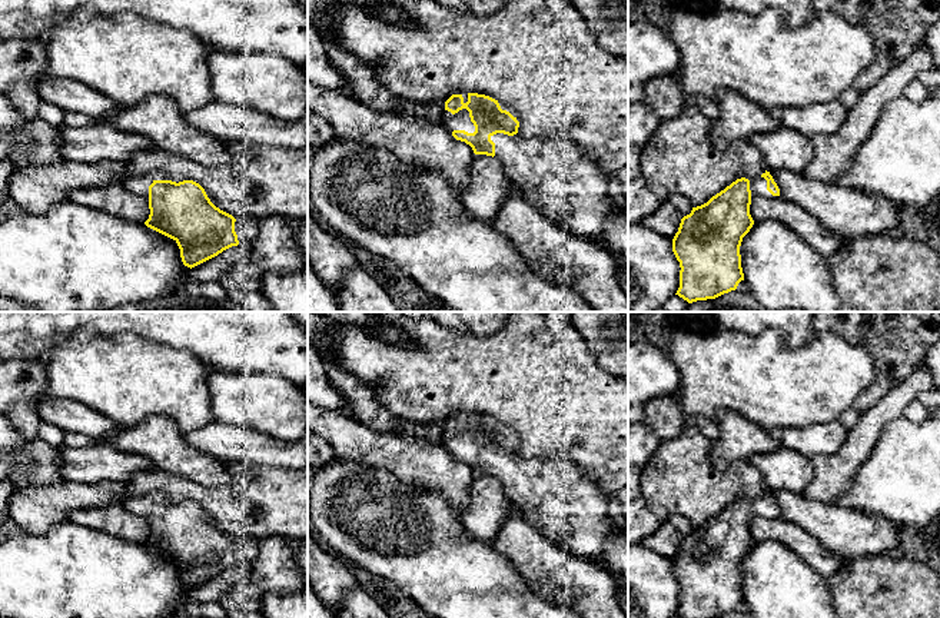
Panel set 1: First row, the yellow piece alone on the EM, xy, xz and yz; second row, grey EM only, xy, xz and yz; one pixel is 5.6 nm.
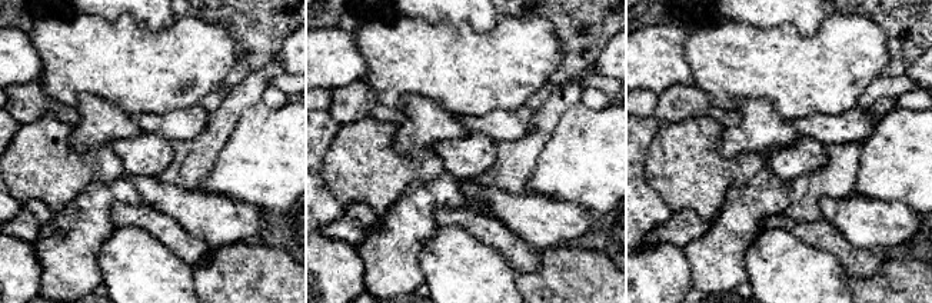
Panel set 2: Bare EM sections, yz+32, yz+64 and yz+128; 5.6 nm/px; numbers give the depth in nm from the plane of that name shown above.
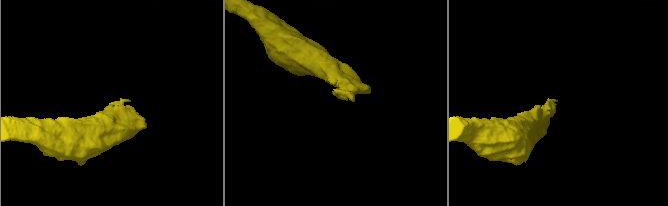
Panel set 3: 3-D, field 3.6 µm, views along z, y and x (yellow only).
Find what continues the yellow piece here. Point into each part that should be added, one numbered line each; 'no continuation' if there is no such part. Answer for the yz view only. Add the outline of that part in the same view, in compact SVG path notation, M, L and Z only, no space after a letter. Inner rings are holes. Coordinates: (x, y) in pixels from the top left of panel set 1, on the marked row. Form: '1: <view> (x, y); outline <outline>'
1: yz (764, 206); outline M764 177L750 180L750 190L750 215L754 223L777 220L824 258L837 253L843 246L846 239L830 232L816 216L783 196L773 196Z

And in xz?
1: xz (366, 87); outline M308 0L308 21L319 30L326 44L326 54L331 63L346 77L353 94L361 102L378 112L405 112L424 117L428 122L444 124L451 134L454 130L475 132L475 126L466 109L452 114L439 104L418 103L392 94L386 86L376 79L372 66L343 49L332 36L331 14L333 6L333 0Z

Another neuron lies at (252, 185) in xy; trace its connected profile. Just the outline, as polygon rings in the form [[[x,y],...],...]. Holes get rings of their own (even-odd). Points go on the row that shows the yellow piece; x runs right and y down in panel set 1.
[[[226,142],[232,156],[229,163],[207,167],[189,159],[172,154],[156,147],[149,150],[137,150],[126,163],[126,179],[134,176],[146,176],[153,170],[162,170],[172,182],[193,180],[199,183],[210,202],[220,210],[239,217],[263,219],[268,216],[279,216],[296,230],[308,230],[308,146],[302,149],[270,146],[266,154],[259,152],[259,146],[239,142]]]

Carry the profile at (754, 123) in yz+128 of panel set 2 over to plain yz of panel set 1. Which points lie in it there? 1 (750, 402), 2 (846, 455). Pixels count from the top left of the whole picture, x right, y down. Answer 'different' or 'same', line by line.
1: different
2: different

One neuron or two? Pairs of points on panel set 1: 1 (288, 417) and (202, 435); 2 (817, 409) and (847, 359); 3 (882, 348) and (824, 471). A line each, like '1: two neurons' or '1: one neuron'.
1: one neuron
2: one neuron
3: two neurons

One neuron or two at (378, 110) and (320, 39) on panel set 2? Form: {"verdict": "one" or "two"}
{"verdict": "one"}

